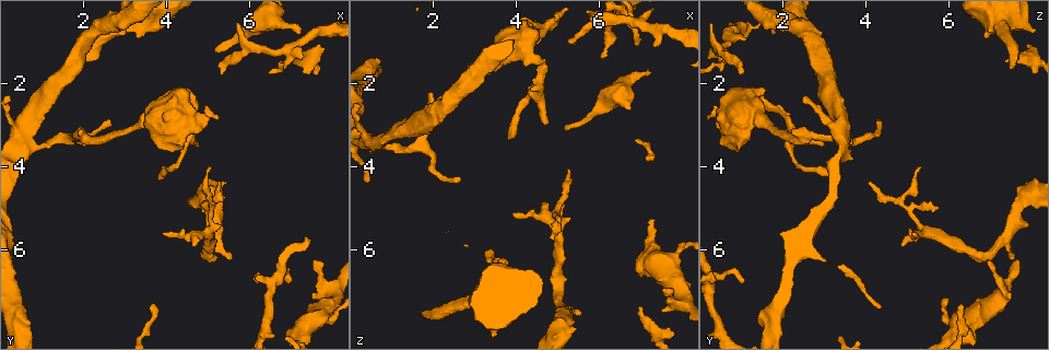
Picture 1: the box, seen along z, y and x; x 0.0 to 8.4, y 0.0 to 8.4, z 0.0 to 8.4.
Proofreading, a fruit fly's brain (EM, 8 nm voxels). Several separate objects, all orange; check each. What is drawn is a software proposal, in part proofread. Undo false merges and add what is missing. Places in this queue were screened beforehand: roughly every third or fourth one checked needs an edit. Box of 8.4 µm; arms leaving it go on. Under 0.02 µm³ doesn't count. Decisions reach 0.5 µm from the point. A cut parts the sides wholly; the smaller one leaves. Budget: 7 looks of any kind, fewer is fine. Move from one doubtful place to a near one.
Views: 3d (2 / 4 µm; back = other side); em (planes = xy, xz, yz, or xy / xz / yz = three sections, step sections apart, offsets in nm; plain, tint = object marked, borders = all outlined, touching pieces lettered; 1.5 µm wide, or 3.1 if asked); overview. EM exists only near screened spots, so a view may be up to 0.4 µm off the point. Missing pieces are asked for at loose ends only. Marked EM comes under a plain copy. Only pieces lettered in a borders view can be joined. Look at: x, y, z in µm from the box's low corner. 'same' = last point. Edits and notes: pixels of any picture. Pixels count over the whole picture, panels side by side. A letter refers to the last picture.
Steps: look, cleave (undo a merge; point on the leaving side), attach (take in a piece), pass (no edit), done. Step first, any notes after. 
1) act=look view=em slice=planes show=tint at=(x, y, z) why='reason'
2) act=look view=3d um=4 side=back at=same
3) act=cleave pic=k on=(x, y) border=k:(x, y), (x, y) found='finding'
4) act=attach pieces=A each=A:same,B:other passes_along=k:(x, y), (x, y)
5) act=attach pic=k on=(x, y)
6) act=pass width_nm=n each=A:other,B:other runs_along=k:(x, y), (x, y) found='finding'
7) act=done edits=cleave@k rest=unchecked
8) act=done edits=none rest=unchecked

act=look view=3d um=4 at=(3.90, 5.60, 5.15) why='an open end'

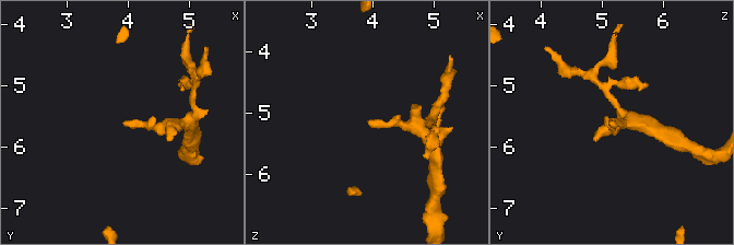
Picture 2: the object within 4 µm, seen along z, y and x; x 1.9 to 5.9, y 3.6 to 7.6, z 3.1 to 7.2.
act=look view=em slice=planes show=tint at=(3.90, 5.55, 5.15) why='now the EM'

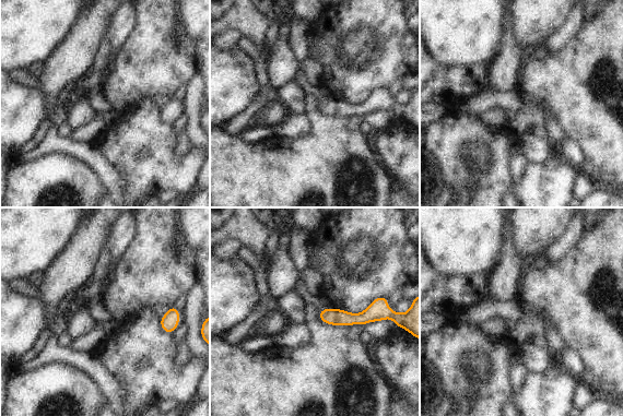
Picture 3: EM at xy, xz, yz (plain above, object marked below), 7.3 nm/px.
act=look view=em slice=planes show=borders at=same

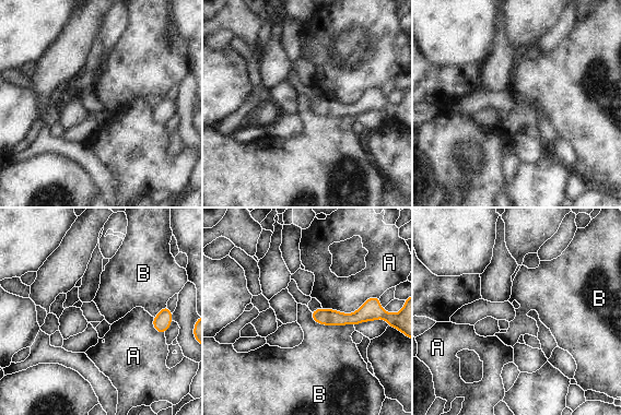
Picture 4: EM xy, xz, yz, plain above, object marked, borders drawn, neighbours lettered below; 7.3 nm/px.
act=pass each=A:other,B:other runs_along=4:(372, 306), (356, 318), (313, 313) found='none of them fits'

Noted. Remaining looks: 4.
act=look view=3d um=2 at=(5.30, 4.35, 4.05) why='an open end'

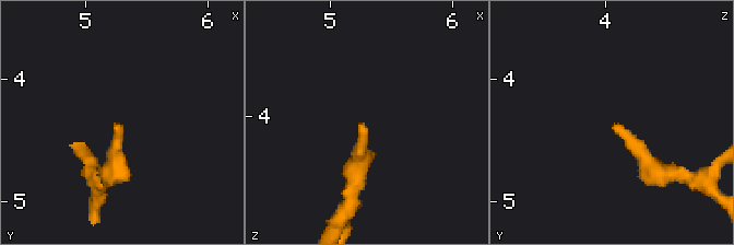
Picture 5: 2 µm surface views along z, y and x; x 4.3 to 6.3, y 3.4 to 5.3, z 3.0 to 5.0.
act=look view=em slice=xz step=4 show=tint at=(5.24, 4.38, 4.06)

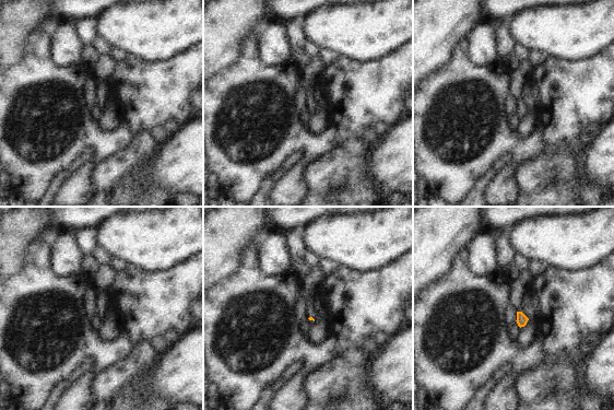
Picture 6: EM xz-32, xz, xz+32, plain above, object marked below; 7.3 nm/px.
act=look view=em slice=planes show=borders at=same why='another direction'

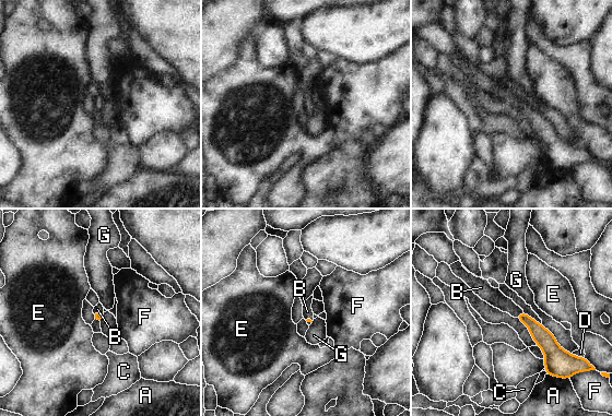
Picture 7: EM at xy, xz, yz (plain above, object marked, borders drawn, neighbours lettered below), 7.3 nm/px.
act=attach pieces=B each=A:other,B:same,C:other,D:other,E:other,F:other,G:other passes_along=7:(542, 336), (518, 312), (493, 296) found='it goes on there'

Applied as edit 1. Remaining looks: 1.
act=done edits=attach@7 rest=unchecked

